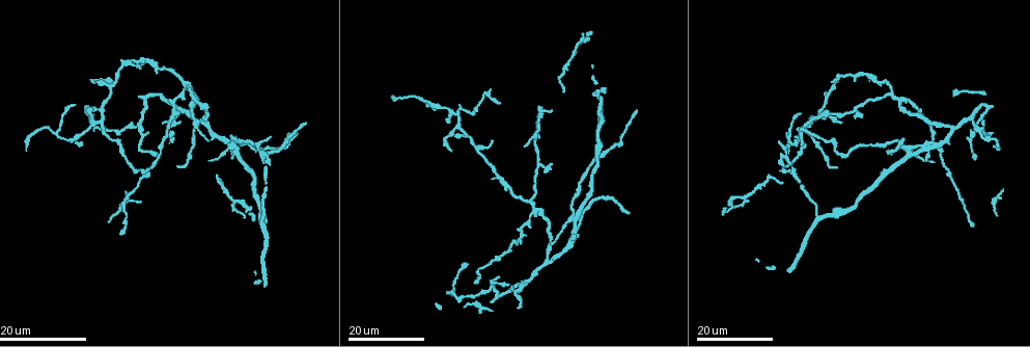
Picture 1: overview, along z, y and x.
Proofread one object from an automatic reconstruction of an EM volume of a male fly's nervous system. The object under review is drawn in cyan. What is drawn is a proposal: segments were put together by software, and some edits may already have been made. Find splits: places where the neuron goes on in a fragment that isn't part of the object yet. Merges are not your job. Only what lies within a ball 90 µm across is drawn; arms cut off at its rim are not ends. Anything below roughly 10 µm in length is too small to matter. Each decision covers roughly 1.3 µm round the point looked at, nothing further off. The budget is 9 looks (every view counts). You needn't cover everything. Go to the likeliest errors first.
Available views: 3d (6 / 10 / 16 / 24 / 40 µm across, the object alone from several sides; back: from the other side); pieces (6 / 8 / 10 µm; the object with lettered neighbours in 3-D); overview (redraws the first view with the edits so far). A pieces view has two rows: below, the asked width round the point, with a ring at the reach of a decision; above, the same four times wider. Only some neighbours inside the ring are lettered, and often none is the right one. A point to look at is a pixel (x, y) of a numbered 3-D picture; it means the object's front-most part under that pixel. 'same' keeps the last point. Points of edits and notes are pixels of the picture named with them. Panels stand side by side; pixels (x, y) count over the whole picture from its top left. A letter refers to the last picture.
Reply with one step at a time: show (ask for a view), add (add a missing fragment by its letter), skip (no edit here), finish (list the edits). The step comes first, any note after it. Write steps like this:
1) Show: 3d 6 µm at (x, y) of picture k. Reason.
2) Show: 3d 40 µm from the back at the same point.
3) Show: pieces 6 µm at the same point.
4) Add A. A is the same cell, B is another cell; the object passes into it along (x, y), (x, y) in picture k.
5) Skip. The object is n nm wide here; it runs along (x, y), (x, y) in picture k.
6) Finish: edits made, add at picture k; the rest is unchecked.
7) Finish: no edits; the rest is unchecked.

Show: 3d 24 µm at (552, 243) of picture 1.

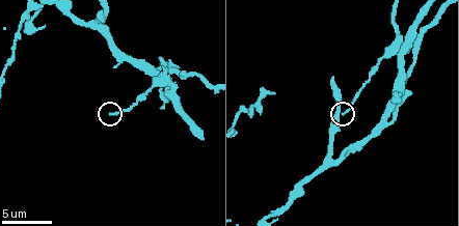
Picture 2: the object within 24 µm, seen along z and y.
Show: pieces 8 µm at (343, 112) of picture 2.

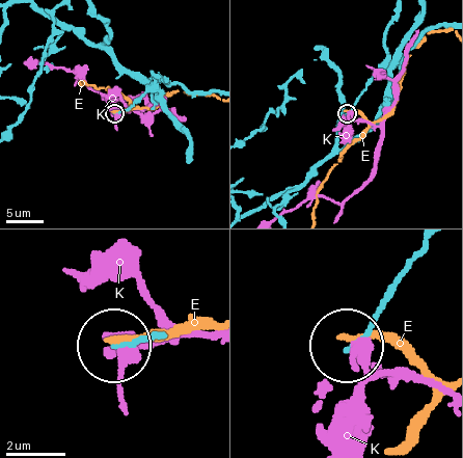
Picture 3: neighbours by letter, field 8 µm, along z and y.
Skip. E and K are other cells; it runs along (420, 250), (379, 317), (351, 344) in picture 3; none of them fits.

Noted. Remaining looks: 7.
Show: 3d 16 µm at (497, 276) of picture 1. An open end.

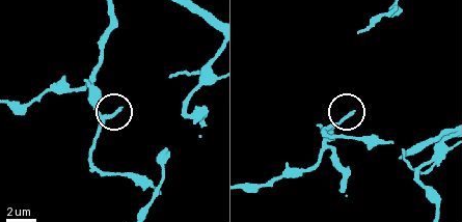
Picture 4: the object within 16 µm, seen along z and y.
Show: pieces 6 µm at (118, 111) of picture 4.

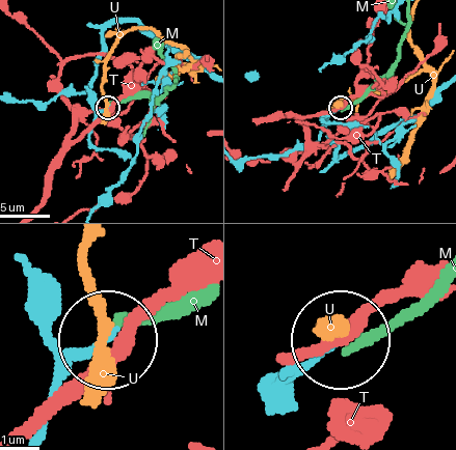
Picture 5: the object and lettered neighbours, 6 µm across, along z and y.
Skip. The object is 210 nm wide here; M, T and U are other cells; it runs along (51, 331), (77, 350), (103, 344) in picture 5; no lettered fragment goes on from it.

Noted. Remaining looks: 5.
Show: 3d 16 µm at (449, 148) of picture 1. Thin end.

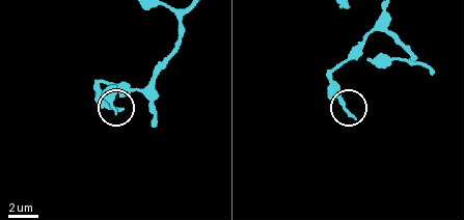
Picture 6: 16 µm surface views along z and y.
Show: pieces 8 µm at (354, 119) of picture 6. See the neighbours.

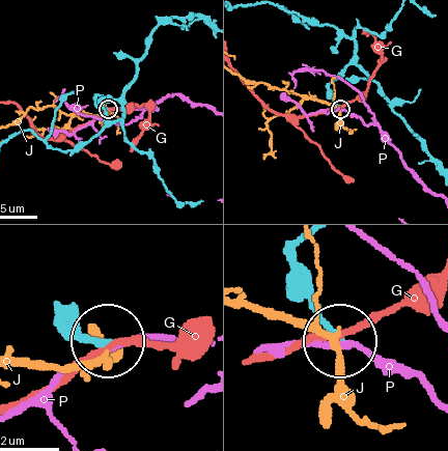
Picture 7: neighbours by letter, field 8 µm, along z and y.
Skip. G, J and P are other cells; it runs along (151, 36), (123, 93), (116, 100), (96, 96), (108, 109) in picture 7; no lettered fragment goes on from it.

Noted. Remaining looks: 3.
Show: 3d 16 µm at (835, 167) of picture 1. Free end.

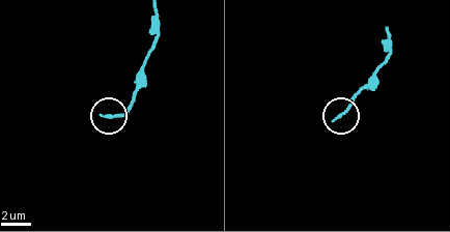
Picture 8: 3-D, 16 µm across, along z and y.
Show: 3d 10 µm at (101, 113) of picture 8. Closer look.

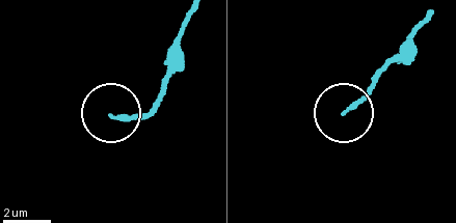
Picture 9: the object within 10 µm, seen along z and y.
Show: pieces 8 µm at (343, 112) of picture 9. See the neighbours.

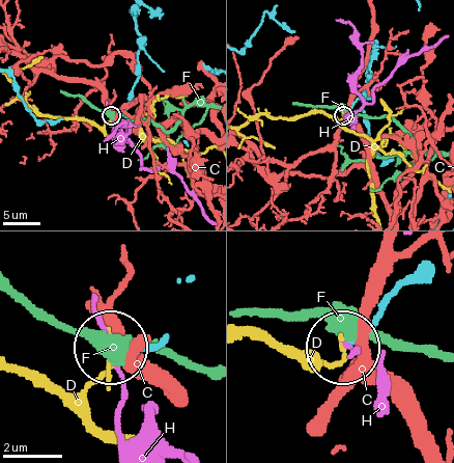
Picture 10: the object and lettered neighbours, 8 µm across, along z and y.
Skip. C, D, F and H are other cells; it runs along (413, 270), (348, 342) in picture 10; no lettered fragment goes on from it.

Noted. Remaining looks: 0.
Finish: no edits; the rest is unchecked.

